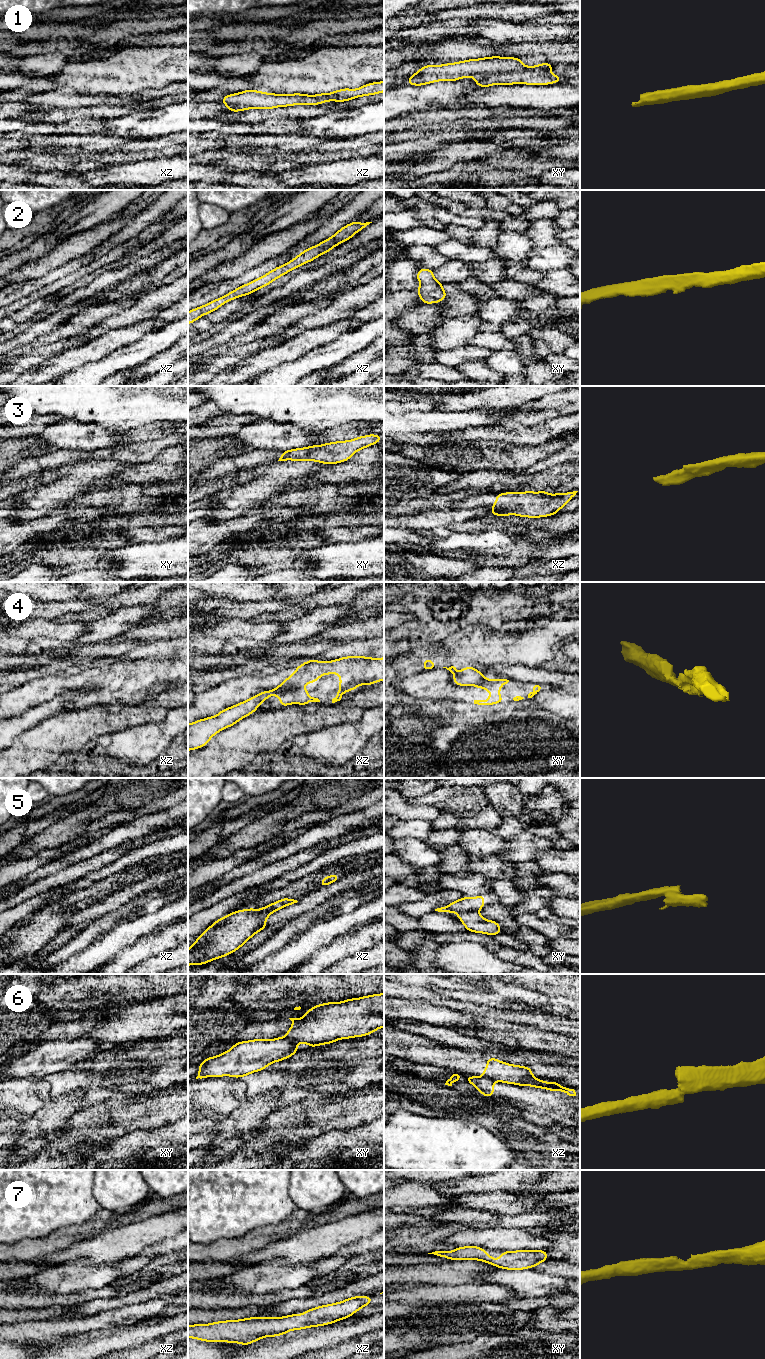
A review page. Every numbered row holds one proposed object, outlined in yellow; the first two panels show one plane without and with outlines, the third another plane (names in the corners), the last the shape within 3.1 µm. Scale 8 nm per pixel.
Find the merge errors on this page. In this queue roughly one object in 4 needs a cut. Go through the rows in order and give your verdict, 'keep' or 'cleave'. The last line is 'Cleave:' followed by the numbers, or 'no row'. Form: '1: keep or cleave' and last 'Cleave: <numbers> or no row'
1: keep
2: keep
3: keep
4: cleave
5: cleave
6: cleave
7: keep
Cleave: 4, 5, 6

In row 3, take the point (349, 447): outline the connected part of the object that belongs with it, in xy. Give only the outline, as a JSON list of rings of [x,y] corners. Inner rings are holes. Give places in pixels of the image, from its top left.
[[[367,434],[352,440],[335,441],[323,445],[312,445],[282,451],[278,461],[315,461],[326,465],[342,463],[351,459],[359,450],[377,444],[382,440],[379,434]]]

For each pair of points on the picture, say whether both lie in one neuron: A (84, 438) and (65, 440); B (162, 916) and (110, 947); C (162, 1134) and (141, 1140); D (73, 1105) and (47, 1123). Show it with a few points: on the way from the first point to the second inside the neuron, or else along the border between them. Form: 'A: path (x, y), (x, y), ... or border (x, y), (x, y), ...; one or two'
A: path (79, 438), (70, 438); one
B: path (149, 924), (138, 926), (123, 935); one
C: path (157, 1135), (150, 1135), (146, 1139); one
D: path (67, 1106), (53, 1117); one

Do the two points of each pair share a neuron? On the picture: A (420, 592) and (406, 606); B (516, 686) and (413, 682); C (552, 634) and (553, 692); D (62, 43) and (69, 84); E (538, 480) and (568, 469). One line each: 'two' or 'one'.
A: one
B: one
C: two
D: two
E: one

